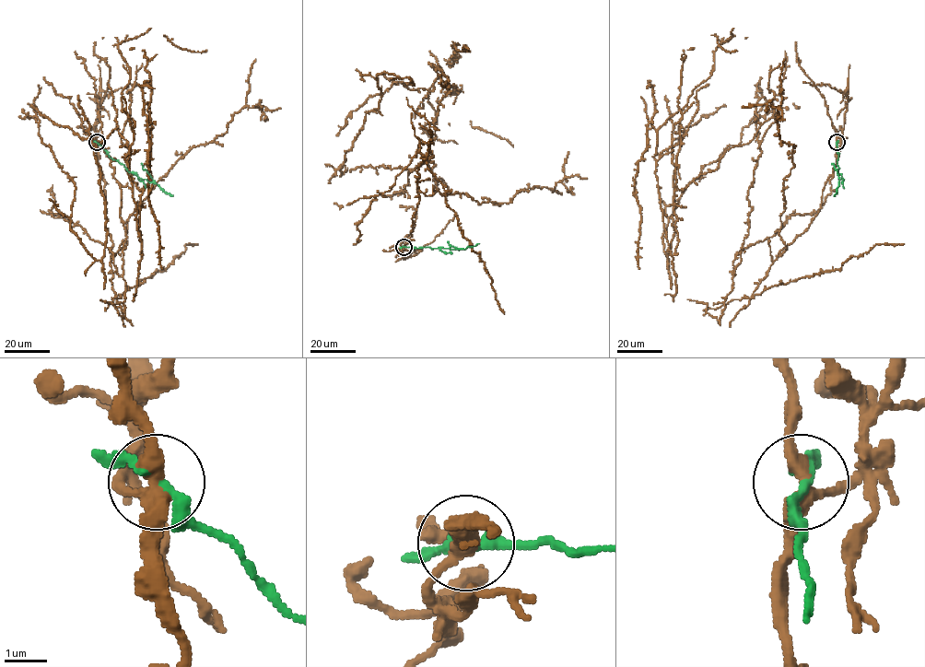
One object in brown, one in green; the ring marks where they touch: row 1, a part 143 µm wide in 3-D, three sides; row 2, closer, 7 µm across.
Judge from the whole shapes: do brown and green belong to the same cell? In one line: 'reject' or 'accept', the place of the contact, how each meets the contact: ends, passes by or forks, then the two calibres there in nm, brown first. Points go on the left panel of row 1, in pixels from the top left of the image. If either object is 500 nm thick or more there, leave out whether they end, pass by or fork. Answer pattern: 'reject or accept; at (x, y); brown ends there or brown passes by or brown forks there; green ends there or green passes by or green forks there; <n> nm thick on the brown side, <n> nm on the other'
reject; at (97, 142); brown forks there; green passes by; 360 nm thick on the brown side, 240 nm on the other

